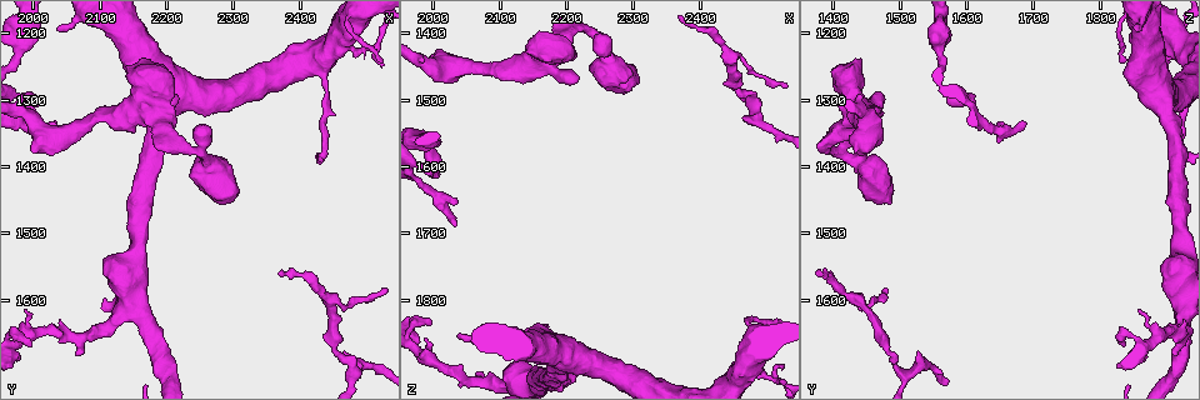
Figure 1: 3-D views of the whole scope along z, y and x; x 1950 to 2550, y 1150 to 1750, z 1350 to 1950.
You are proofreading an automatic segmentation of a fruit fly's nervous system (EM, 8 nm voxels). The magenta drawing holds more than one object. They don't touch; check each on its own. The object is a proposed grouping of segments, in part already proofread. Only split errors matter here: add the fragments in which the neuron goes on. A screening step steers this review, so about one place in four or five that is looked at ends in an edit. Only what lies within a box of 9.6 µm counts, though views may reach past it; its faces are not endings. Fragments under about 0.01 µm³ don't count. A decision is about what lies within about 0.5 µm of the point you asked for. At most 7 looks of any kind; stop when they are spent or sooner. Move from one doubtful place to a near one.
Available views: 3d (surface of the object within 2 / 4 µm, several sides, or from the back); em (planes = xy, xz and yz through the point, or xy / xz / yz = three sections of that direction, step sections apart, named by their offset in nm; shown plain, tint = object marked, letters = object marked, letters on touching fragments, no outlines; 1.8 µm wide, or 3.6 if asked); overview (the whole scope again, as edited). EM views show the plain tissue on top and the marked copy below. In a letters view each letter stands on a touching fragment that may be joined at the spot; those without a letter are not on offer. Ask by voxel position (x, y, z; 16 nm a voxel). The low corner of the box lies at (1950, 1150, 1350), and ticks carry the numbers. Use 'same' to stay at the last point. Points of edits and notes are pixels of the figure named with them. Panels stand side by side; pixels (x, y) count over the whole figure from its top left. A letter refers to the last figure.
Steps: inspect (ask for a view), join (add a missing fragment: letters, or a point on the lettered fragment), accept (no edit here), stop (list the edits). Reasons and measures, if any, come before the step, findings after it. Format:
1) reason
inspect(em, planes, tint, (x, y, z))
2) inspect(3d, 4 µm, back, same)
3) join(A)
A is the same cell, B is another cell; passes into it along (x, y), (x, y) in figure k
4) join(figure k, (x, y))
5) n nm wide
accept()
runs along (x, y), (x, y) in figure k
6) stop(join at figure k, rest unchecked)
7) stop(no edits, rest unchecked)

branch stops here
inspect(em, 3.6 µm, yz, step 16, letters, (2000, 1310, 1575))

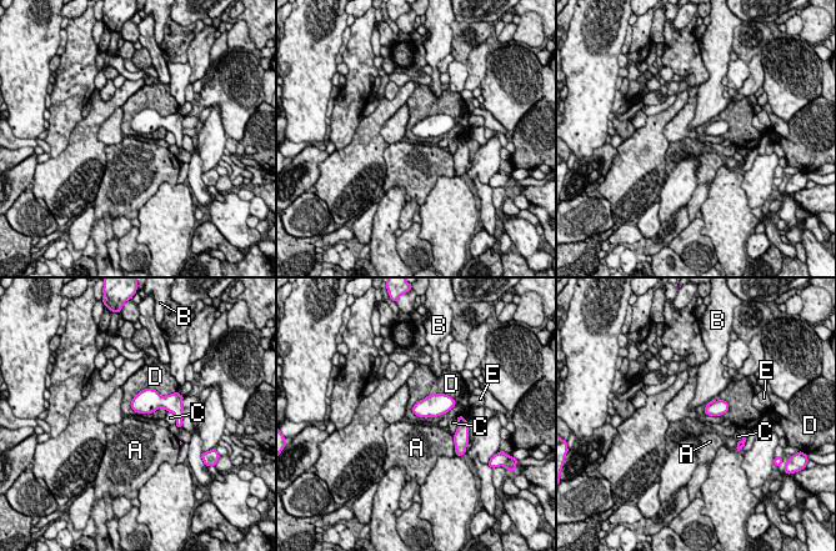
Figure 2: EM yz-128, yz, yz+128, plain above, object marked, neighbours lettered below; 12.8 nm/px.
another direction
inspect(em, 3.6 µm, planes, letters, same)

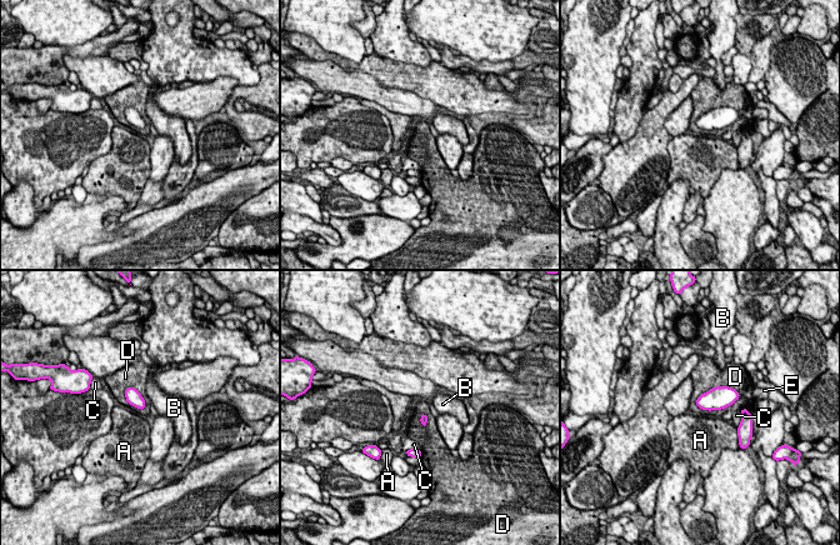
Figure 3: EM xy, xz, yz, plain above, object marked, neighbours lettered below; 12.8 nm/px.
accept()
A, B, C, D and E are other cells; border along (719, 385), (733, 388), (740, 396) in figure 3; none of them fits

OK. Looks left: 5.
an open end
inspect(3d, 4 µm, (2030, 1335, 1690))

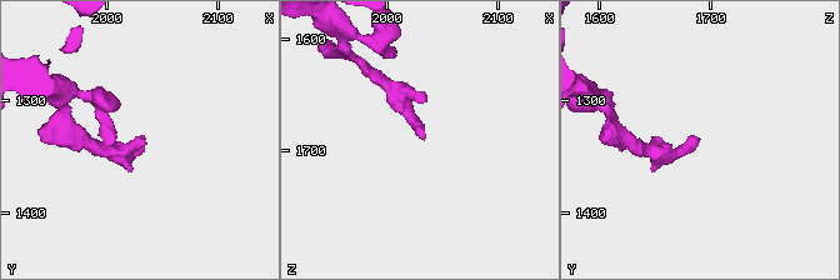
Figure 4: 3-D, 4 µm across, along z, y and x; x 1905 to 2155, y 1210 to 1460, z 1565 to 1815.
need the tissue
inspect(em, xz, step 4, tint, (2032, 1334, 1692))

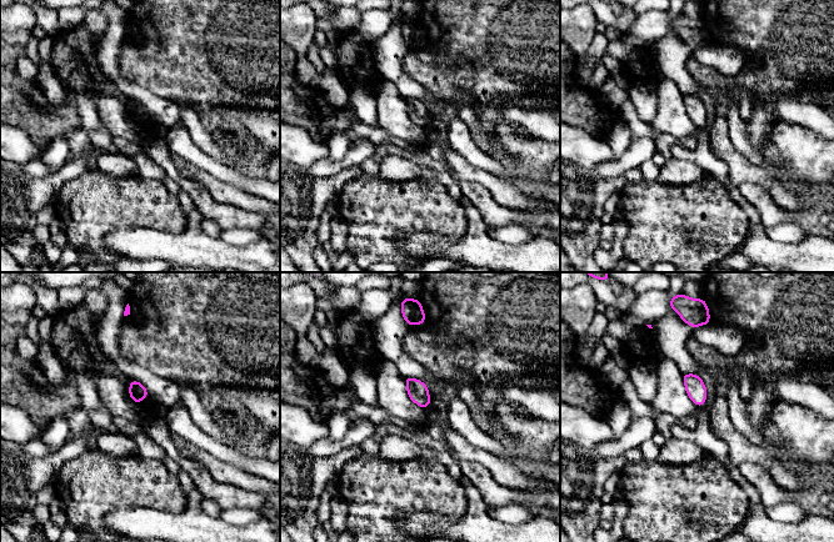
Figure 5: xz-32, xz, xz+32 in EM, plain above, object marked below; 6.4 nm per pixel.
inspect(em, planes, letters, same)

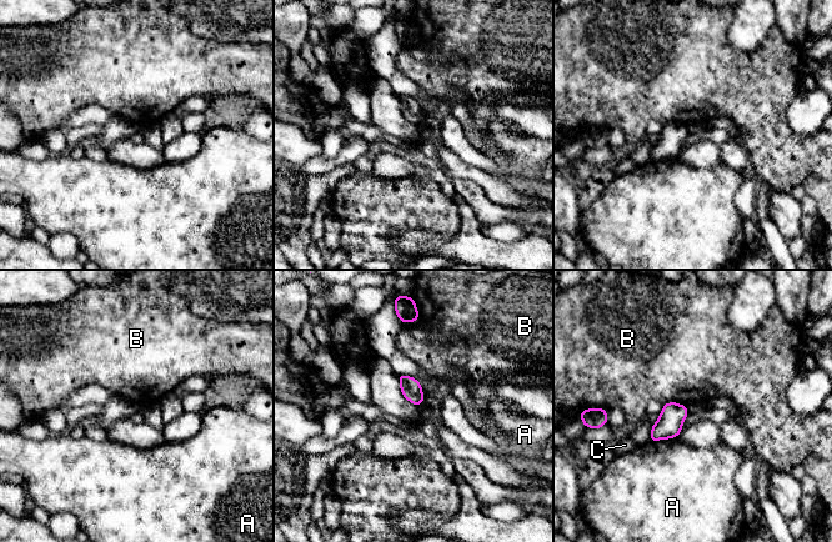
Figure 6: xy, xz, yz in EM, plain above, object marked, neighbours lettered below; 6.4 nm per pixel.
A touches over 190 nm
accept()
A, B and C are other cells; border along (665, 402), (677, 402), (685, 406) in figure 6; none of them fits

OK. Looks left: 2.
stop(no edits, rest unchecked)

